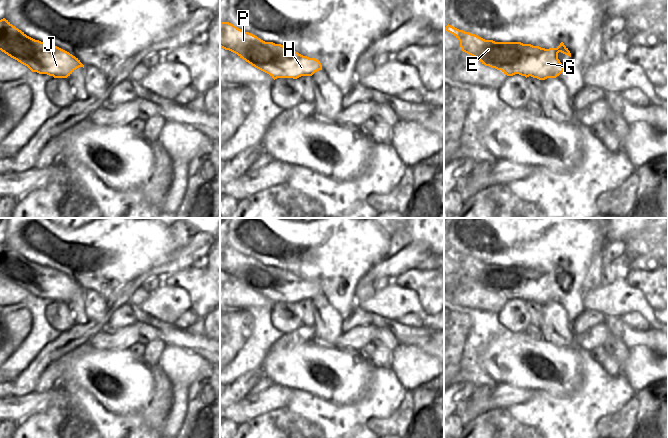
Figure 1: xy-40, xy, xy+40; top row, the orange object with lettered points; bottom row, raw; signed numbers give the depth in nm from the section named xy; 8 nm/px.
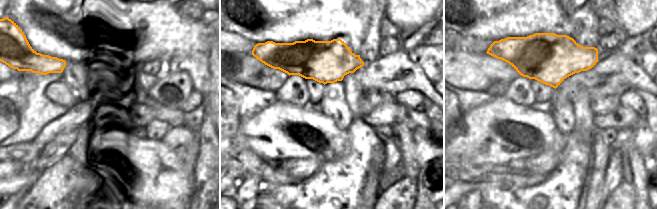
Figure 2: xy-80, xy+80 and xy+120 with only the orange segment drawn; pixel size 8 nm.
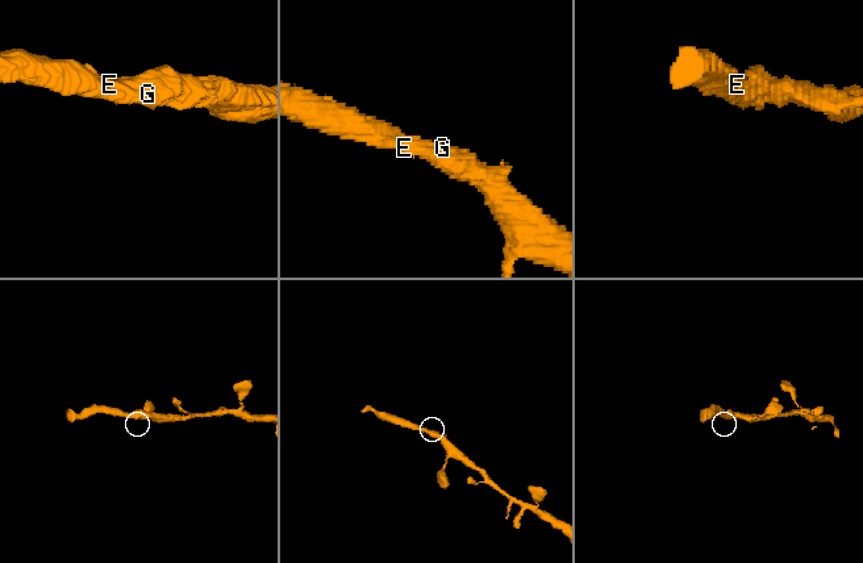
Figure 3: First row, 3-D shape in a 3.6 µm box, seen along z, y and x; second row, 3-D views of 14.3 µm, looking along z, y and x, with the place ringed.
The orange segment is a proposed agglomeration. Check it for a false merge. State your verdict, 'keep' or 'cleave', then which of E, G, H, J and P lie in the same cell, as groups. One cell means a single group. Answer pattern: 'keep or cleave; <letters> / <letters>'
keep; E G H J P

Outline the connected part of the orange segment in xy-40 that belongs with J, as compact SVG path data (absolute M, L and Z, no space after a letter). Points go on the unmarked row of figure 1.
M5 242L0 244L0 274L32 296L54 302L67 302L77 292L84 292L69 276L27 260Z

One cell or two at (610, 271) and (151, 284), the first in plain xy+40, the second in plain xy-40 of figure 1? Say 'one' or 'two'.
one

